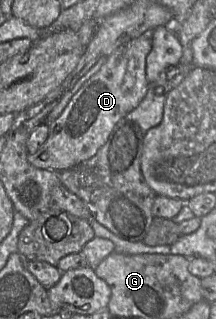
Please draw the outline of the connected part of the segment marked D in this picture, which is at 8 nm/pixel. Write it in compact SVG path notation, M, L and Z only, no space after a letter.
M145 33L107 56L101 69L72 96L62 113L48 123L48 137L36 152L28 153L29 163L39 169L62 171L93 157L105 144L116 123L145 97L149 89L146 57L151 48L151 34Z

